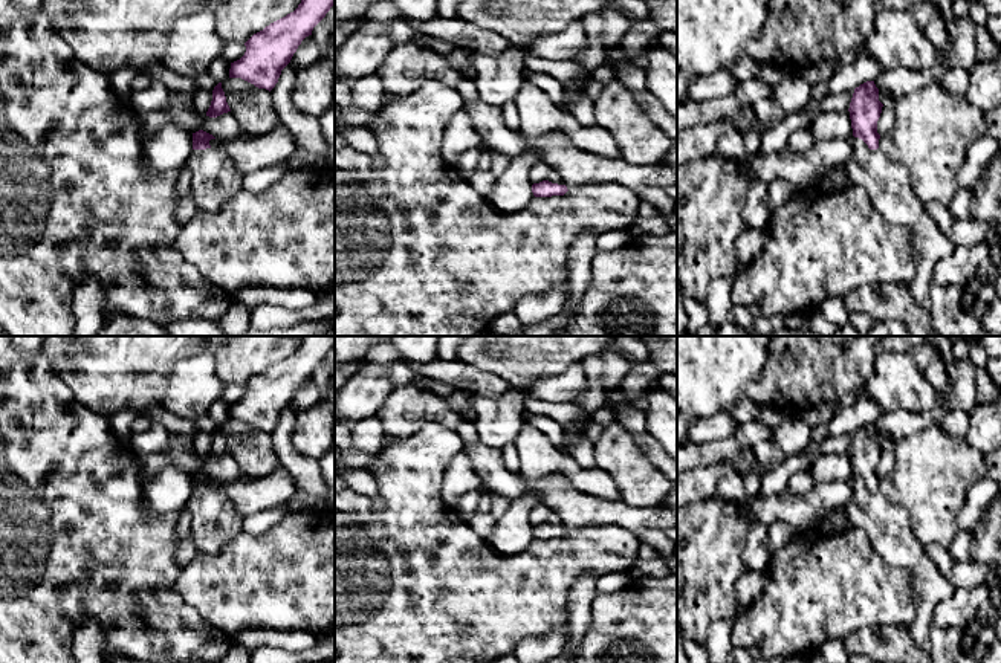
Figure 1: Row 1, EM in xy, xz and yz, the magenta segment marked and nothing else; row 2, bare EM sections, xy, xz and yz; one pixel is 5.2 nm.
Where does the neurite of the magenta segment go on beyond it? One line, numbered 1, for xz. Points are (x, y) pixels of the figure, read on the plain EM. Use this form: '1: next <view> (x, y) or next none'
1: next xz (555, 518)

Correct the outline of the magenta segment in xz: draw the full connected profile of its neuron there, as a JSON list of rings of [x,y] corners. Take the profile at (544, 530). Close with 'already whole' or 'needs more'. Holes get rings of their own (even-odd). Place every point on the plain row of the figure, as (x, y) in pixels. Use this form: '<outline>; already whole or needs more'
[[[558,512],[550,513],[546,522],[532,527],[535,539],[564,538],[569,532],[570,530],[564,527]]]; needs more

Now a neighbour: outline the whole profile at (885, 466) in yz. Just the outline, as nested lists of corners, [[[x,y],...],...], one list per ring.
[[[889,438],[888,445],[882,449],[880,460],[877,463],[877,475],[880,478],[888,477],[894,471],[894,463],[896,463],[896,445],[897,440]]]

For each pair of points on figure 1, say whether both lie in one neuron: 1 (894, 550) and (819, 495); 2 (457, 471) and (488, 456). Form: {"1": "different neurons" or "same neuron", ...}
{"1": "different neurons", "2": "different neurons"}

